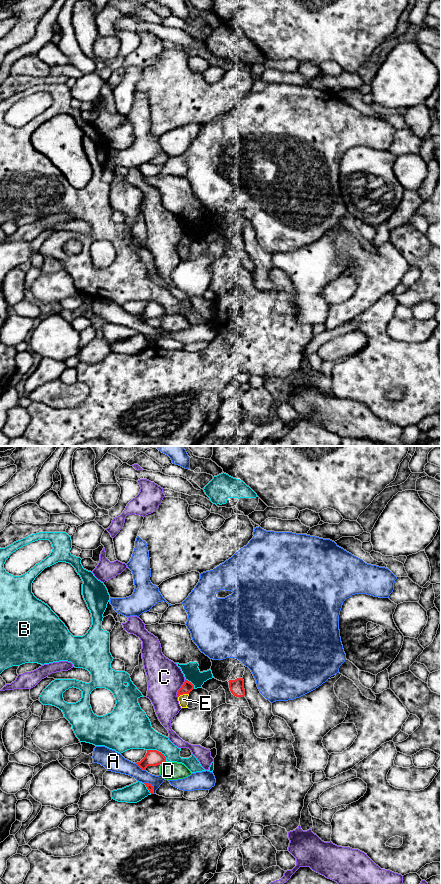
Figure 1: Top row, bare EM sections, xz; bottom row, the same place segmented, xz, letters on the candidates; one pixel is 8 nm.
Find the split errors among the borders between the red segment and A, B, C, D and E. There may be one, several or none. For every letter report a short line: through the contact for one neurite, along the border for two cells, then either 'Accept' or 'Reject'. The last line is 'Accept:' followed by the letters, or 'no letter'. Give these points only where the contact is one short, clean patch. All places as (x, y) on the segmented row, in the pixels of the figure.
A: Reject
B: Reject
C: Reject
D: Line: xz (166, 761), (161, 764). Reject
E: Line: xz (188, 693), (183, 693), (178, 697). Reject
Accept: no letter

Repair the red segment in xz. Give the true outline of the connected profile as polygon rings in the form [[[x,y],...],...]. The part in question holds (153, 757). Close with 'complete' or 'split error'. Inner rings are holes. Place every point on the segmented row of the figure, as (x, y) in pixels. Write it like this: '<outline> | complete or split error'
[[[147,750],[145,757],[136,764],[142,769],[146,770],[148,766],[157,766],[166,762],[164,754],[157,750]]] | complete

